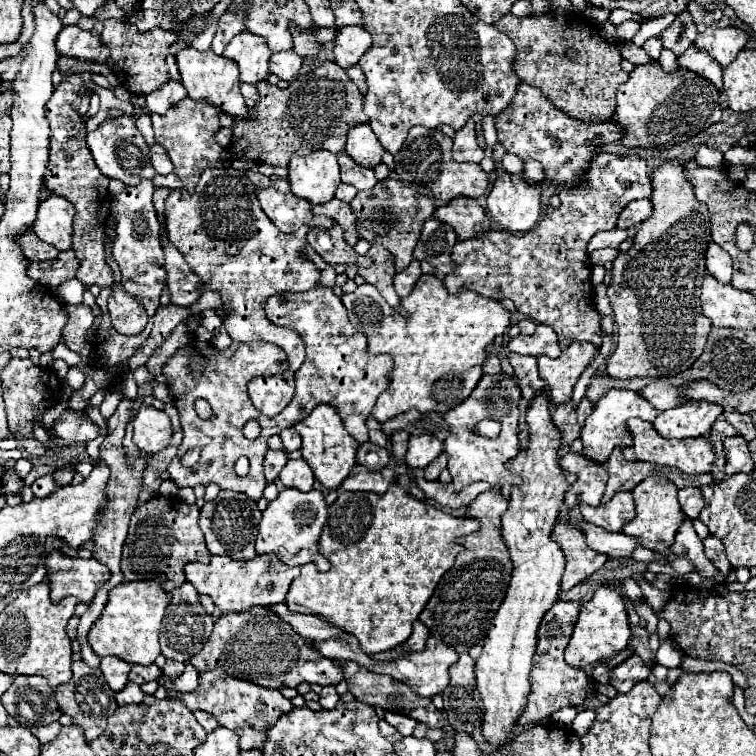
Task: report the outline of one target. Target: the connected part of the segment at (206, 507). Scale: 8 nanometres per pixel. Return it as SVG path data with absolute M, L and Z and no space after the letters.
M221 490L219 496L211 502L205 502L201 506L201 520L199 526L205 534L205 544L211 554L225 554L233 560L251 560L255 558L255 540L257 540L257 528L261 522L261 512L253 500L239 492Z

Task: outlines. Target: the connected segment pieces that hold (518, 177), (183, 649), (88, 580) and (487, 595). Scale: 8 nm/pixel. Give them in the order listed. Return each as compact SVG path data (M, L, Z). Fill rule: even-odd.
M501 174L487 196L487 208L495 222L509 232L525 232L539 222L541 184L531 184L525 174Z
M183 584L181 588L175 588L171 592L171 602L167 606L163 628L161 628L161 654L169 660L187 662L191 656L195 656L203 648L211 630L213 630L213 620L203 610L199 602L199 594L195 592L195 588L191 588L191 584Z
M57 550L47 554L45 568L53 602L75 596L79 602L89 604L97 590L109 580L105 564L91 558L67 558Z
M487 490L467 506L465 516L475 518L481 524L481 530L469 538L461 538L463 552L457 554L451 570L439 580L433 596L429 598L425 610L419 614L419 620L429 628L429 634L441 638L445 644L455 648L459 654L469 652L477 642L483 642L483 632L495 616L503 594L507 590L507 580L511 580L511 560L507 560L507 548L499 536L499 524L495 518L507 510L507 500L501 490Z

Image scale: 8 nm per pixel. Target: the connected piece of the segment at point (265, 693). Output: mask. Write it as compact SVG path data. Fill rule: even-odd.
M213 668L213 670L207 670L207 672L199 672L199 686L193 692L175 690L173 688L173 680L169 676L163 676L159 680L159 684L167 690L169 698L181 700L191 712L205 710L205 712L213 714L215 720L221 726L233 730L239 736L239 748L241 750L261 748L267 728L271 728L271 724L275 724L275 720L279 720L279 716L283 712L289 712L293 708L291 702L287 698L283 698L279 690L263 688L263 686L251 684L247 680L233 678L223 668Z

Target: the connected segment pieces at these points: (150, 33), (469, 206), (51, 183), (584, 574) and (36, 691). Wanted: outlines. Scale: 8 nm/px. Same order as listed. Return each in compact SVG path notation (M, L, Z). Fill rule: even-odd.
M113 18L105 20L103 24L105 28L101 32L101 40L111 50L107 58L107 66L113 70L121 86L131 90L131 94L141 96L141 94L151 94L161 84L169 82L169 70L167 70L165 58L169 56L169 46L179 40L175 32L165 30L165 28L151 28L147 32L139 32L137 26L129 26Z
M457 196L449 204L441 206L433 214L435 218L451 224L461 240L483 234L491 228L491 220L475 198Z
M71 74L55 88L49 100L47 108L49 108L49 122L51 122L51 160L49 160L49 168L47 168L49 176L45 176L45 184L53 194L67 198L77 210L73 220L73 250L81 262L77 280L83 282L85 286L97 284L101 288L105 286L113 288L115 286L113 270L105 264L105 256L103 256L103 232L109 216L109 204L111 204L111 196L107 190L109 180L99 172L99 168L95 168L95 160L91 160L91 152L85 144L87 128L85 124L81 124L81 116L71 106L71 102L81 92L81 86L83 86L81 74Z
M557 522L551 540L557 542L565 554L565 572L561 576L561 590L565 592L589 578L607 562L607 556L591 550L585 544L585 534L569 524Z
M15 676L11 688L1 696L9 714L15 714L15 704L31 704L33 718L29 724L51 724L57 722L61 710L55 700L55 690L43 680L43 676Z

